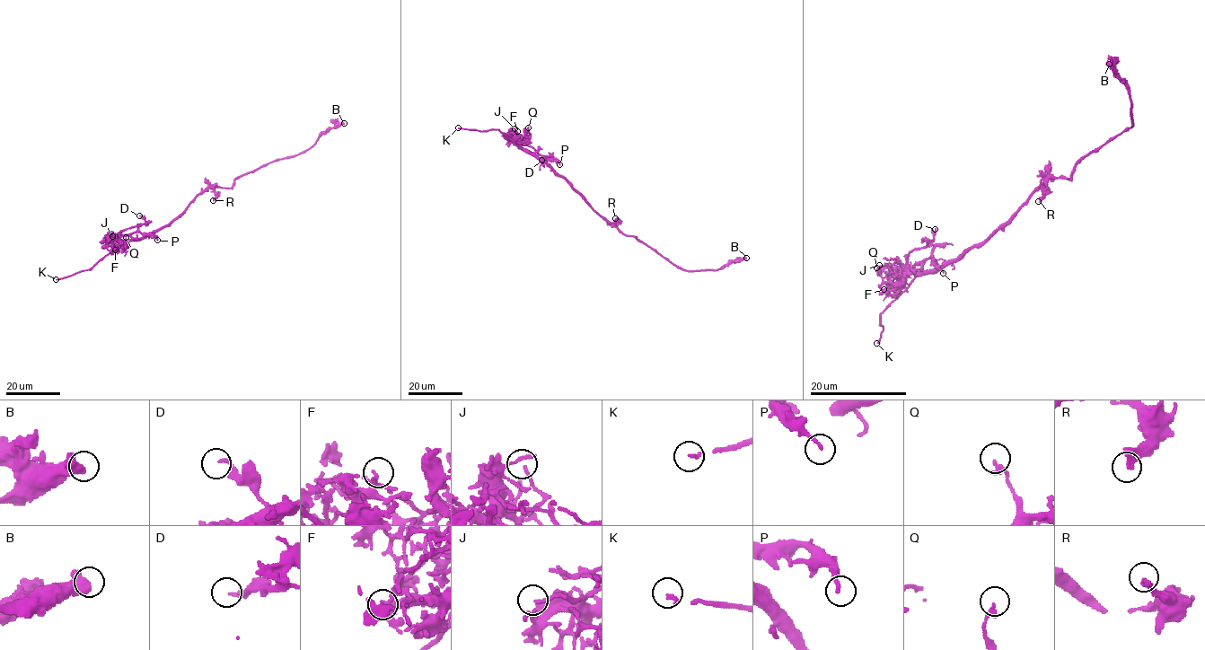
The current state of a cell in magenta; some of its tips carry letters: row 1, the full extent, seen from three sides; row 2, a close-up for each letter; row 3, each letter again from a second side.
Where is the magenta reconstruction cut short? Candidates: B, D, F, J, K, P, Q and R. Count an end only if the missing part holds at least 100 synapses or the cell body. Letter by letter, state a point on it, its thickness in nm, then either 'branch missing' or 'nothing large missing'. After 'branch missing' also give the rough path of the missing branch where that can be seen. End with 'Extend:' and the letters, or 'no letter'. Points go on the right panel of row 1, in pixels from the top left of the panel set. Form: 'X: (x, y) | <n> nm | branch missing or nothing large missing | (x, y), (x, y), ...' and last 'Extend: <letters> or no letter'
B: (1109, 64) | 550 nm | nothing large missing
D: (935, 229) | 140 nm | nothing large missing
F: (883, 289) | 170 nm | nothing large missing
J: (879, 265) | 140 nm | nothing large missing
K: (876, 343) | 130 nm | branch missing | (876, 343), (883, 357), (879, 375), (871, 382), (863, 382), (859, 389), (863, 390)
P: (943, 273) | 170 nm | nothing large missing
Q: (876, 267) | 240 nm | nothing large missing
R: (1038, 201) | 320 nm | nothing large missing
Extend: K

